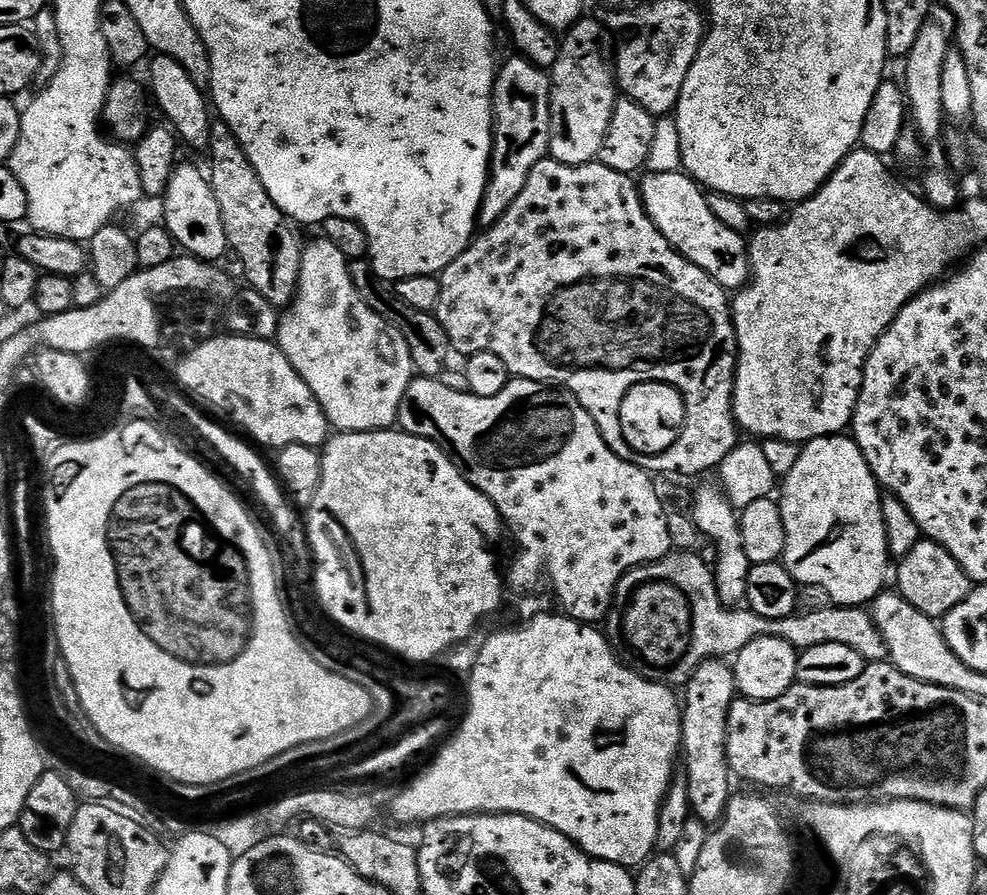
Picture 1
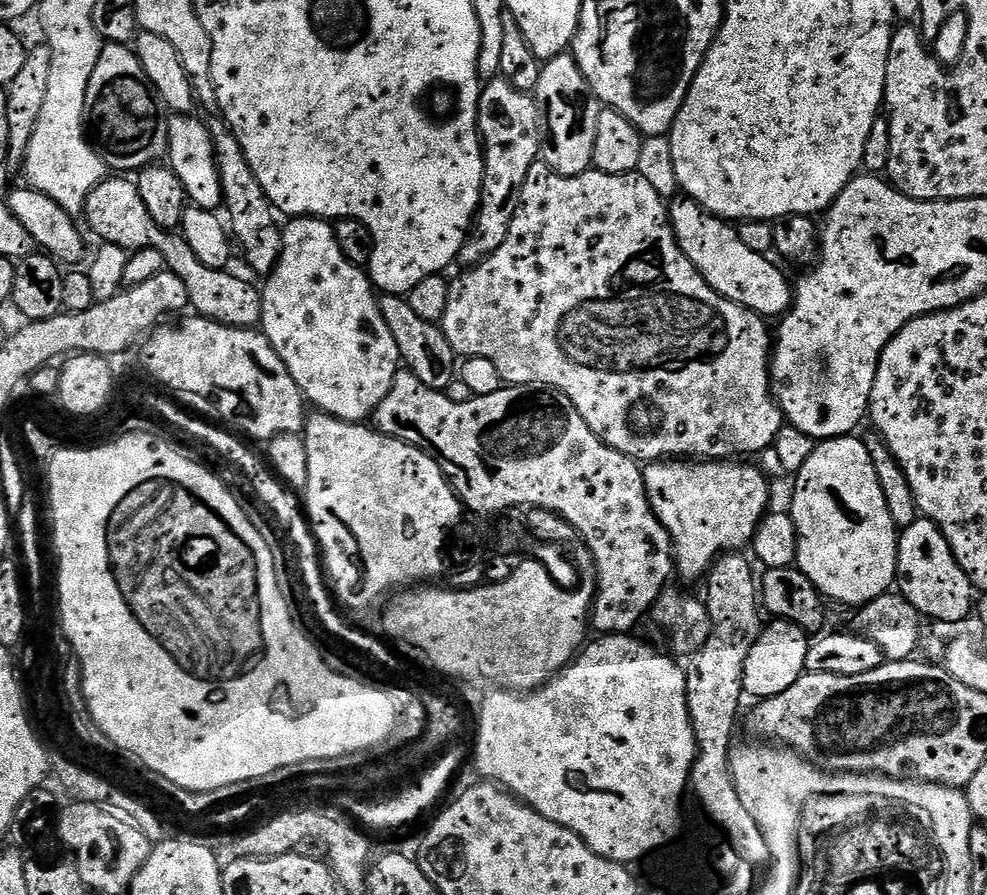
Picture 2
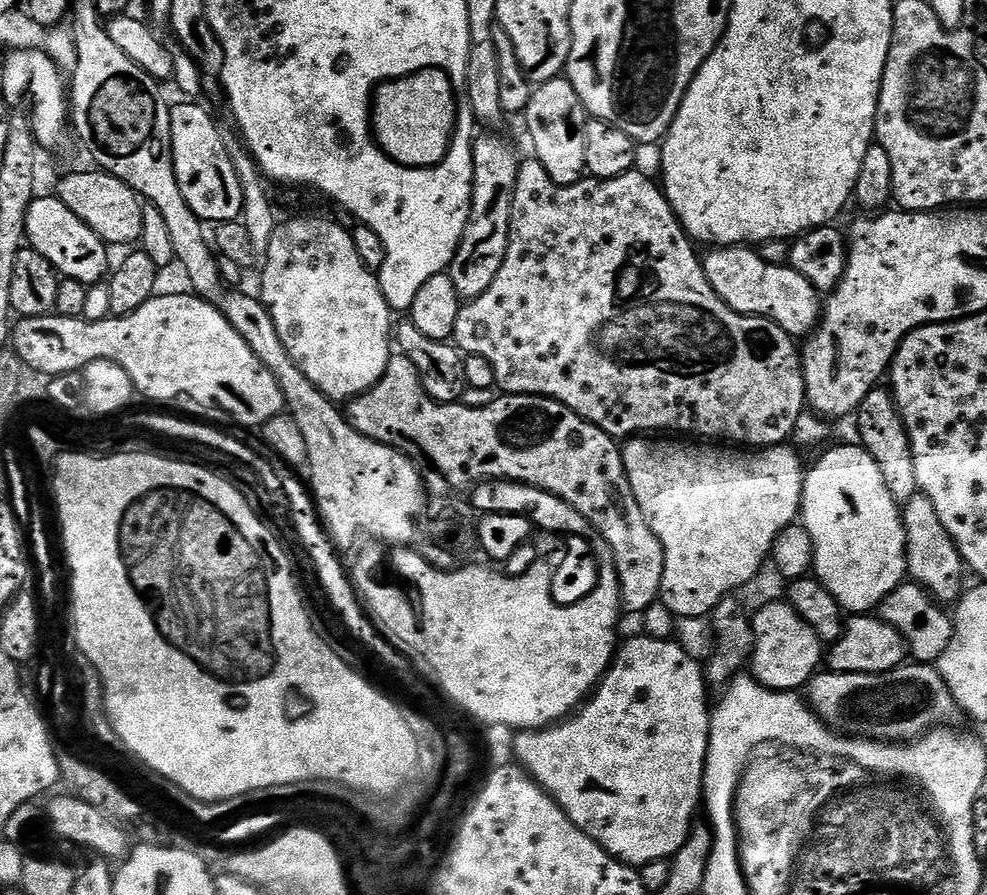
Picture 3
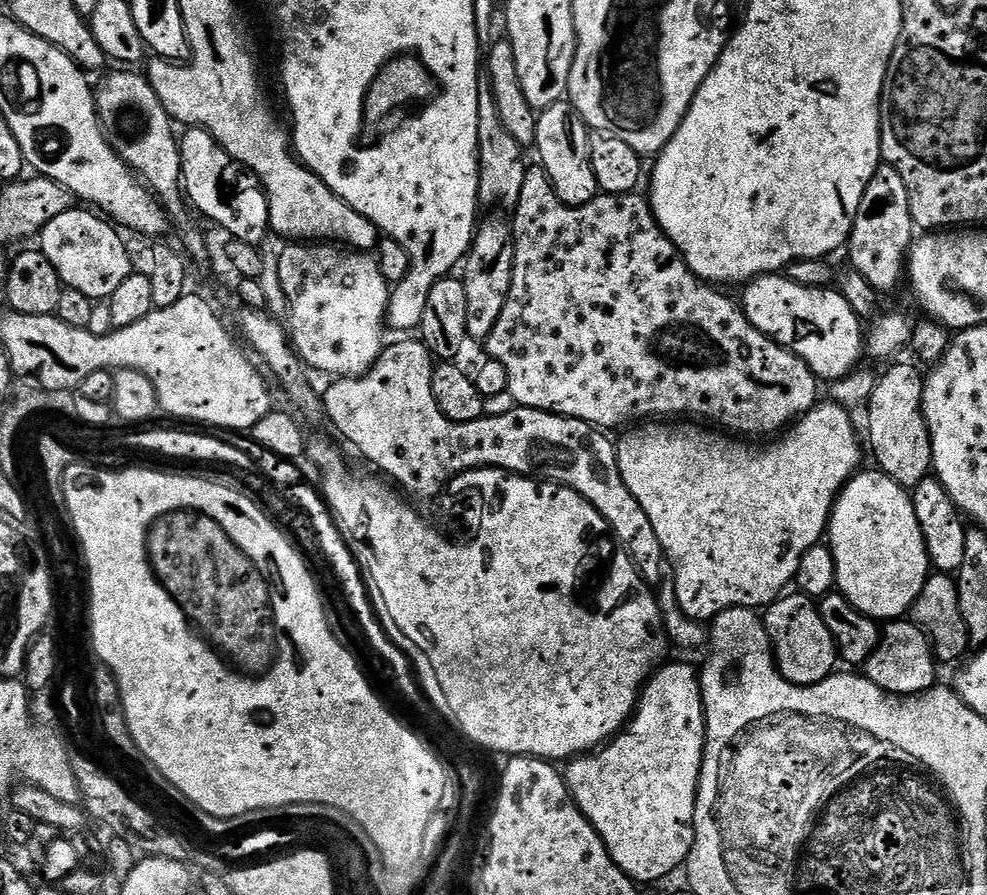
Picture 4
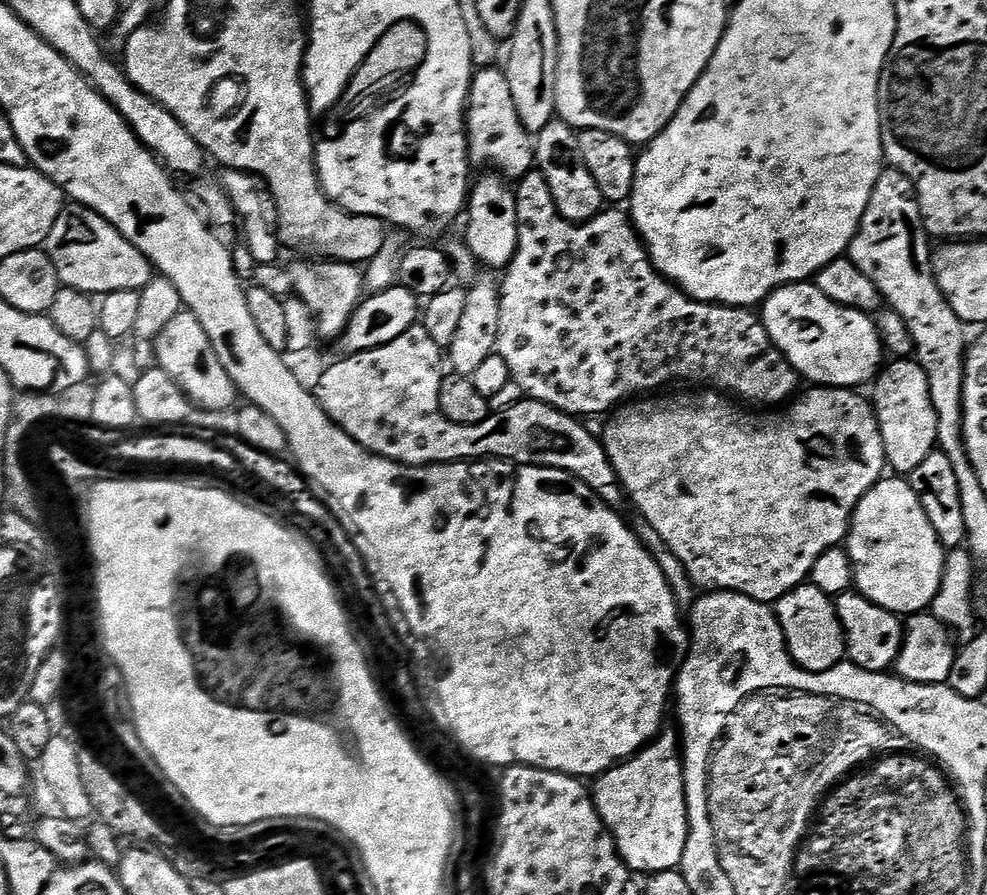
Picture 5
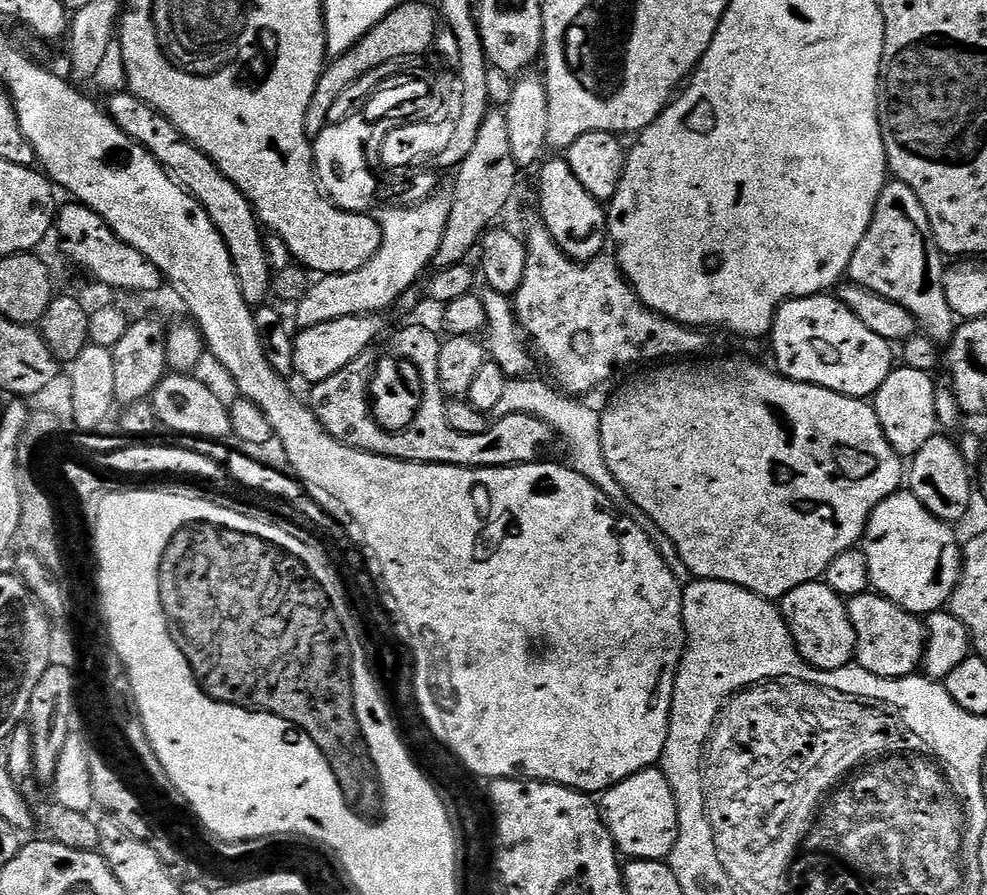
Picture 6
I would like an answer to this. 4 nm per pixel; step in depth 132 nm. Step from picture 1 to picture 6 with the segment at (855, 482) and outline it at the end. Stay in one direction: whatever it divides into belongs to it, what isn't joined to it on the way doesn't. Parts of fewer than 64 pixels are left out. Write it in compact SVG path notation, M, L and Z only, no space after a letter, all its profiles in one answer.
M901 490L886 498L870 514L868 524L864 527L862 551L866 554L866 562L870 566L871 587L890 602L913 614L939 612L952 599L952 592L960 581L960 565L962 563L962 545L955 538L953 529L939 520L918 498L907 490Z

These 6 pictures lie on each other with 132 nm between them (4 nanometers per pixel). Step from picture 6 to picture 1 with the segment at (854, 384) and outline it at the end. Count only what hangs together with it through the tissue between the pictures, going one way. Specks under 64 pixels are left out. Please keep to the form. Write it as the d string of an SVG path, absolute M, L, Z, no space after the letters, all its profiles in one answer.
M683 170L672 173L648 172L645 177L638 184L640 197L646 214L664 235L666 242L670 242L670 246L694 266L713 276L724 289L743 288L750 279L745 237L730 230L730 226L722 226L722 222L714 218L705 189Z

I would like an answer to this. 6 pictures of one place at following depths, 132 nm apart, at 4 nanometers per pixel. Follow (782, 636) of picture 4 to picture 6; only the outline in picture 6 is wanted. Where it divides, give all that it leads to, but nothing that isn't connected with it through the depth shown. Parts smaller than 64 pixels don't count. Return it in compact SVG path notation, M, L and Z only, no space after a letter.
M817 582L798 586L779 601L778 607L784 615L784 621L788 623L788 629L794 638L796 649L800 652L800 657L807 664L823 672L829 672L855 661L856 635L850 622L845 597L838 595L827 584Z

